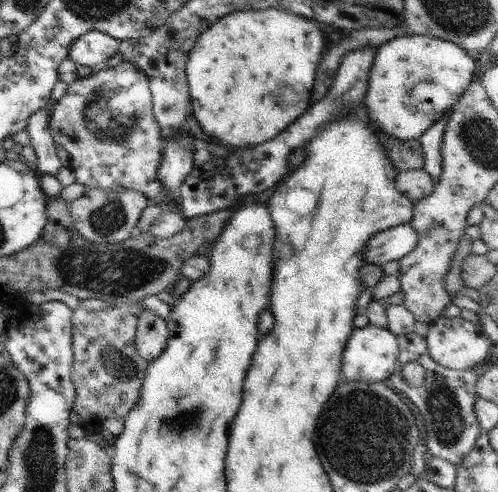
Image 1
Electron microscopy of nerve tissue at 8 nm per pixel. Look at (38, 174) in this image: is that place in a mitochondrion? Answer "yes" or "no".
no

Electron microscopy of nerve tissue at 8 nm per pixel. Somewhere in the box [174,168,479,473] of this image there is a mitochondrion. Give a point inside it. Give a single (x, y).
(444, 410)

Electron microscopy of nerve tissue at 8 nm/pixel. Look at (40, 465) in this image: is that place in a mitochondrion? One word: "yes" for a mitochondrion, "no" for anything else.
yes

